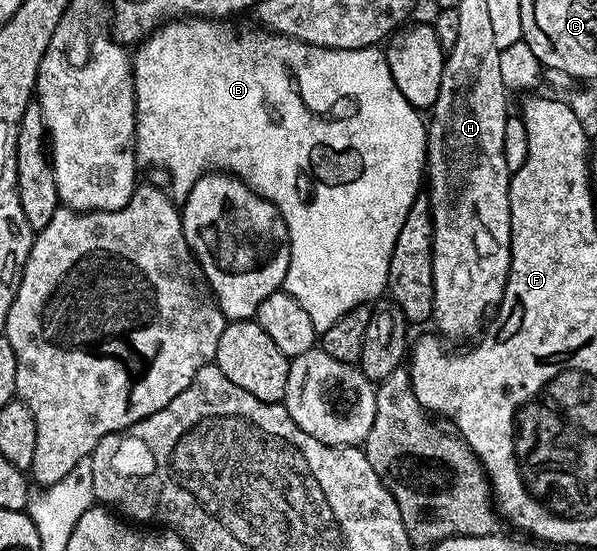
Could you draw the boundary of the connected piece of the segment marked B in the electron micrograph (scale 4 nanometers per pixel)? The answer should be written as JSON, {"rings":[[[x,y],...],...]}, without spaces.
{"rings":[[[178,18],[168,21],[167,27],[159,26],[153,33],[146,36],[140,44],[136,45],[135,51],[131,56],[131,63],[133,65],[133,93],[135,94],[135,110],[137,111],[135,134],[133,135],[133,151],[137,153],[137,162],[142,169],[162,168],[162,170],[169,175],[169,184],[167,183],[167,188],[174,201],[184,202],[187,198],[187,194],[191,190],[191,186],[195,186],[195,182],[200,176],[204,176],[214,170],[220,170],[226,174],[236,176],[237,179],[243,181],[248,188],[252,188],[254,192],[258,192],[264,200],[276,206],[289,231],[289,265],[287,266],[287,274],[285,275],[285,283],[283,285],[284,291],[289,292],[291,298],[295,298],[295,302],[299,302],[299,306],[303,306],[303,310],[307,310],[307,314],[311,318],[311,326],[315,326],[315,330],[320,334],[326,332],[334,322],[339,322],[339,318],[343,318],[343,314],[347,314],[347,310],[351,310],[360,304],[372,305],[386,295],[389,287],[391,250],[395,250],[395,238],[399,238],[399,230],[403,230],[403,221],[407,219],[407,214],[411,210],[415,198],[423,188],[423,173],[427,168],[427,124],[423,119],[422,113],[418,111],[418,109],[413,108],[411,102],[407,102],[407,98],[403,98],[403,94],[399,94],[399,86],[395,86],[395,78],[391,78],[391,70],[385,61],[385,53],[380,47],[352,48],[351,50],[343,50],[342,48],[320,48],[314,44],[304,44],[302,40],[293,40],[289,36],[278,36],[277,33],[268,30],[256,31],[257,32],[251,33],[246,40],[233,40],[233,28],[229,25],[229,22],[226,22],[224,19]]]}

